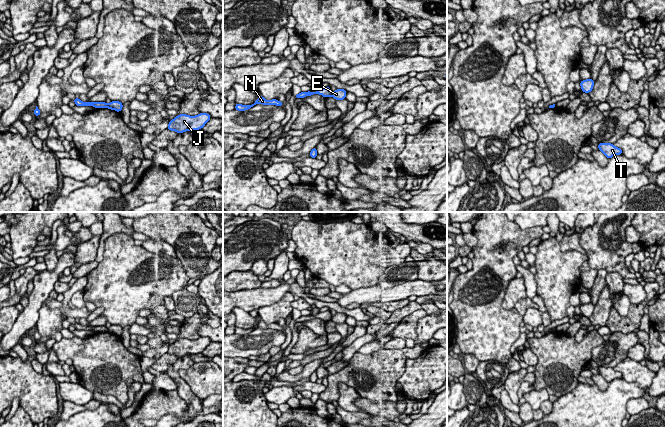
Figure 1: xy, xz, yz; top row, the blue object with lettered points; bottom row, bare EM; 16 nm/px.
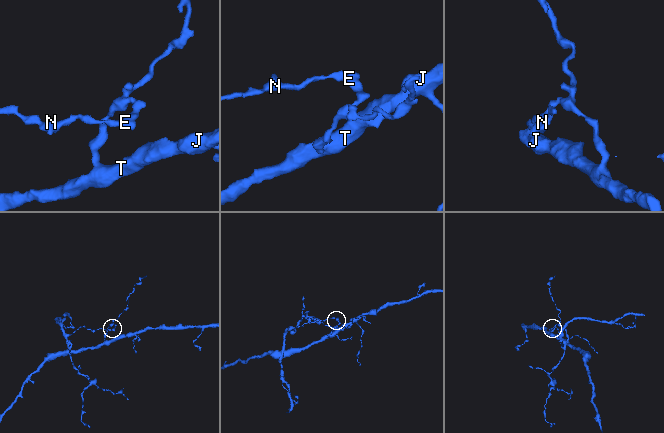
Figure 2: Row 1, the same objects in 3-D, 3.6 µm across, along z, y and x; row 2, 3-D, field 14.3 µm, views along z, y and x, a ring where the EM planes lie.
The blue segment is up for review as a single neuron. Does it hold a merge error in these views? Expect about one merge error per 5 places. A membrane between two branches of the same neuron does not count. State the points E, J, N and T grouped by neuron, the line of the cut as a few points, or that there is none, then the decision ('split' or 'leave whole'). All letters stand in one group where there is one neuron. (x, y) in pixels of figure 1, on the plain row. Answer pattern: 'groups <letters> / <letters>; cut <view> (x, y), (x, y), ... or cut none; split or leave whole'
groups E J T / N; cut xy (107, 328), (108, 331); split

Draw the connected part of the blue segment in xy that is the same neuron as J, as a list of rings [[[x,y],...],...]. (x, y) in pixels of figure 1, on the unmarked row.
[[[200,337],[196,340],[180,338],[173,344],[170,344],[167,353],[183,357],[185,355],[194,355],[202,353],[205,348],[210,345],[211,340],[208,337]]]

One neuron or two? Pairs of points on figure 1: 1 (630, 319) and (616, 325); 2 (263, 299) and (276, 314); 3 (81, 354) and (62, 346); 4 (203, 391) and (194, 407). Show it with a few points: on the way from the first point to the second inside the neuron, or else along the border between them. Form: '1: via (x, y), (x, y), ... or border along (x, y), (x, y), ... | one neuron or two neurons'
1: via (627, 322), (619, 324) | one neuron
2: border along (288, 292), (279, 300), (257, 308) | two neurons
3: via (76, 349), (67, 348) | one neuron
4: border along (183, 380), (200, 400) | two neurons

